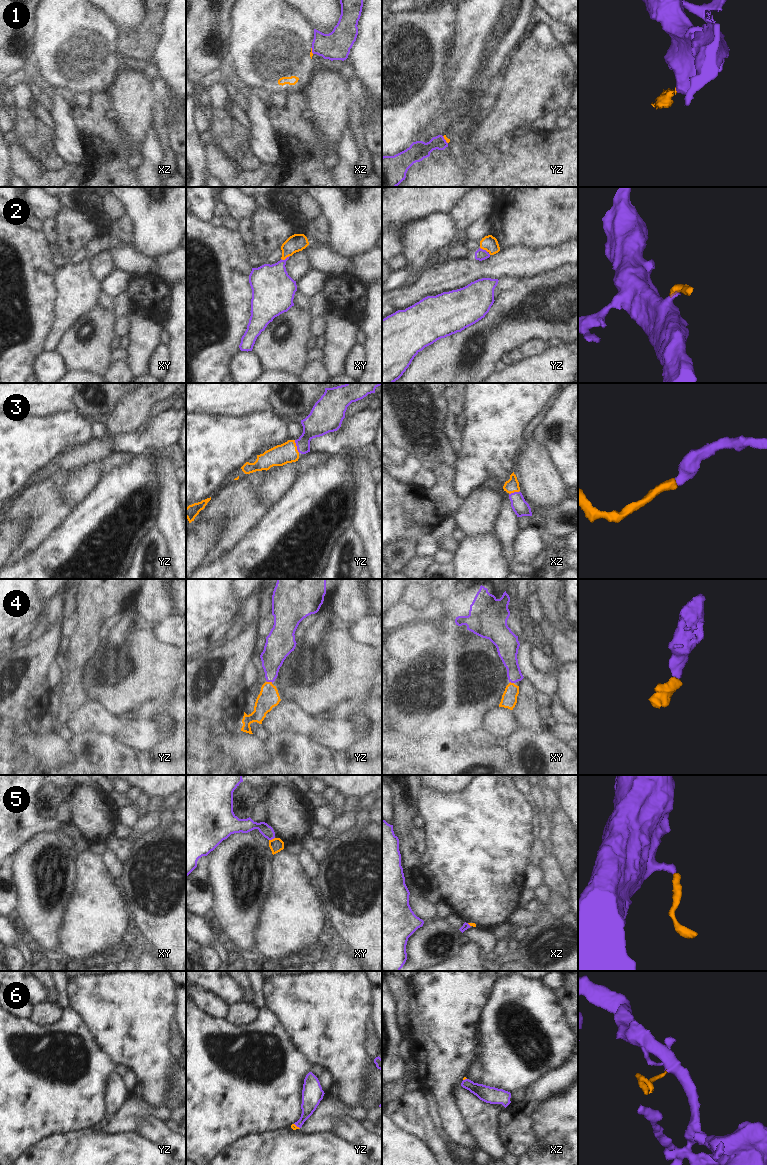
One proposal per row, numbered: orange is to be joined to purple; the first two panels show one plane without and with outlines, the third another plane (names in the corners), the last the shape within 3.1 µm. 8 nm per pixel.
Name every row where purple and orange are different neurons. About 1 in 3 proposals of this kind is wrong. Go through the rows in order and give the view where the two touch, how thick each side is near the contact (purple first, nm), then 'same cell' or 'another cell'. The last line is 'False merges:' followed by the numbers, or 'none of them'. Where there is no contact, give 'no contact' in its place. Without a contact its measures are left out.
1: yz | 150/30 nm | another cell
2: yz | 90/130 nm | another cell
3: yz | 200/160 nm | same cell
4: yz | 190/160 nm | same cell
5: xy | 110/110 nm | same cell
6: yz | 140/50 nm | same cell
False merges: 1, 2

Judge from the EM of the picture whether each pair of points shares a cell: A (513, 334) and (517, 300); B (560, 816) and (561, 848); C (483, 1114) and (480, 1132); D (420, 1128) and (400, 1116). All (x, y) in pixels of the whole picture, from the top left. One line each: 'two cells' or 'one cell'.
A: one cell
B: one cell
C: one cell
D: one cell

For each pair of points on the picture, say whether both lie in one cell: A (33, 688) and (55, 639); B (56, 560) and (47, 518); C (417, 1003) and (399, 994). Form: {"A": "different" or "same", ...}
{"A": "same", "B": "different", "C": "different"}

